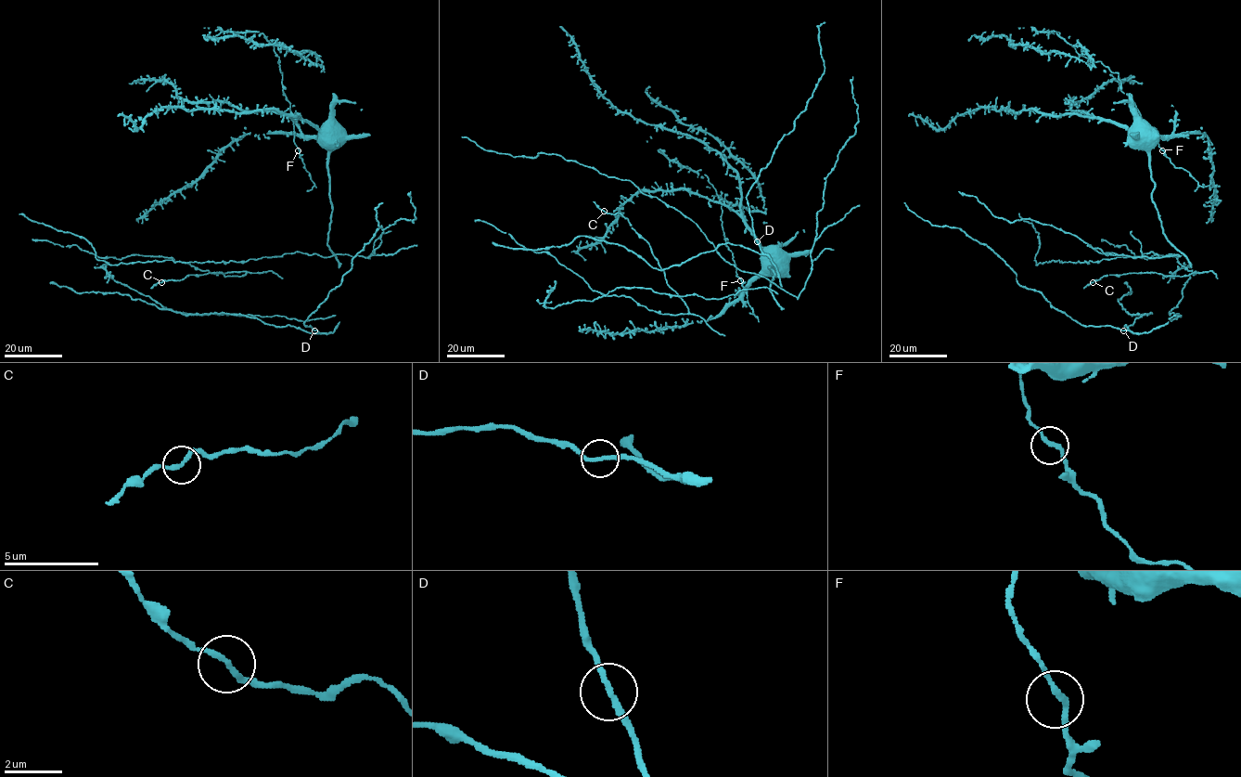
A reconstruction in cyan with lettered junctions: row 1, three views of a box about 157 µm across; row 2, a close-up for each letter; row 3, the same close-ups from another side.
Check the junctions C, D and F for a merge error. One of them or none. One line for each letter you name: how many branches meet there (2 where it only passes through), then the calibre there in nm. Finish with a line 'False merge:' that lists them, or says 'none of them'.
False merge: none of them

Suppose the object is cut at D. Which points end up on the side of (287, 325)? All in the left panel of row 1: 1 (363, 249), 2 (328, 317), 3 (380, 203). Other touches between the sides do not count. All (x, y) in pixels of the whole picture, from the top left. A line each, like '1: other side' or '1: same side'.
1: other side
2: same side
3: other side

